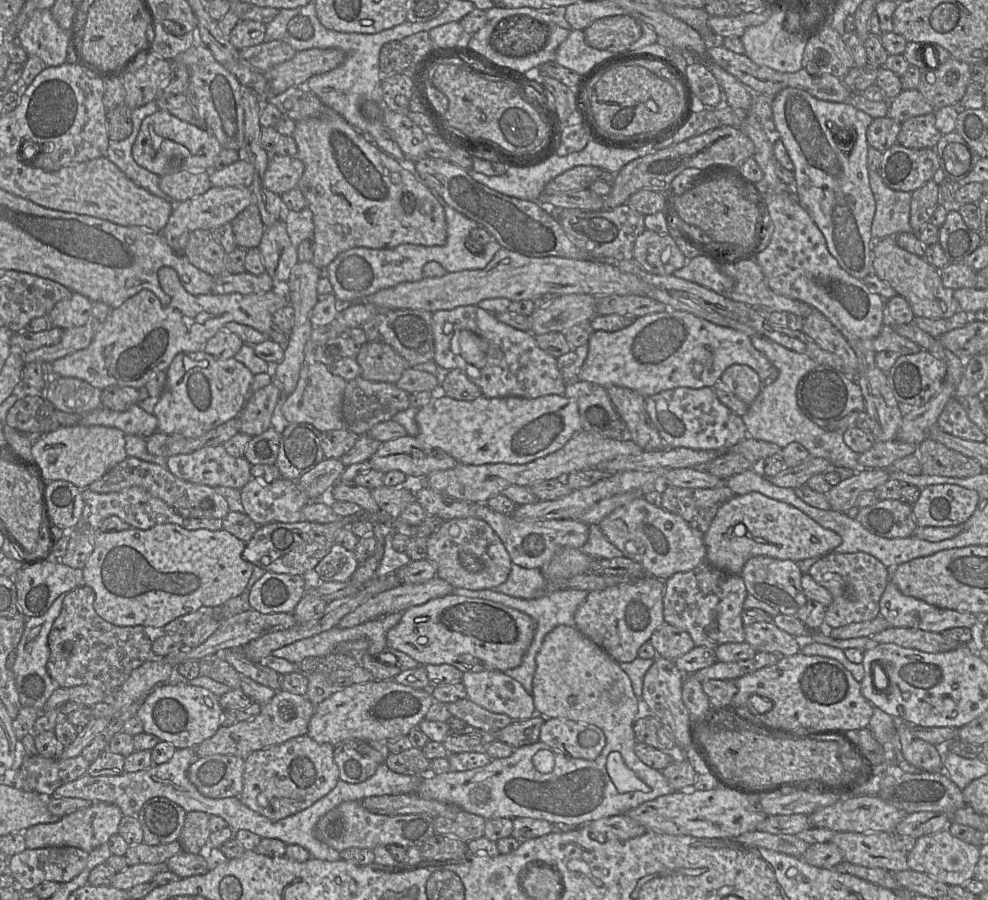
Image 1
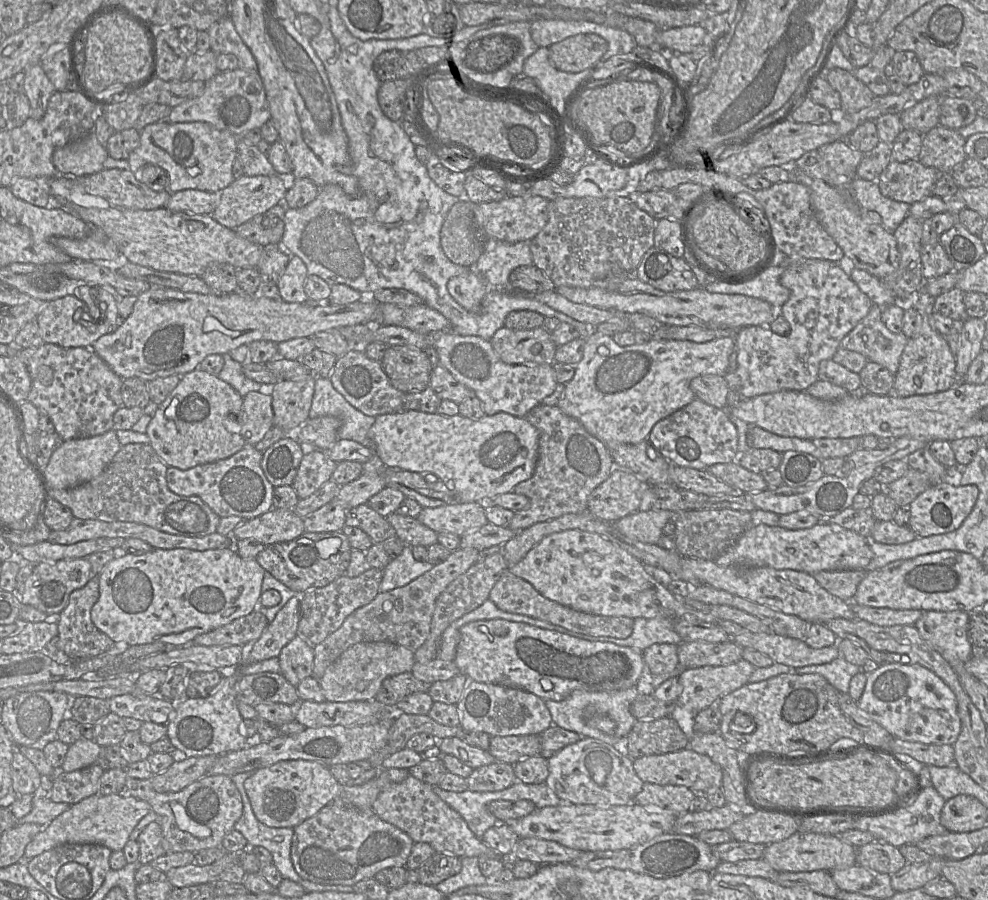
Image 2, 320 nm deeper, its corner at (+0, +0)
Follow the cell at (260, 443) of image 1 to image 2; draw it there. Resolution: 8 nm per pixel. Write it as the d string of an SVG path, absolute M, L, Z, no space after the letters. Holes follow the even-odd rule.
M285 436L263 452L261 467L274 487L292 485L303 456L300 443Z

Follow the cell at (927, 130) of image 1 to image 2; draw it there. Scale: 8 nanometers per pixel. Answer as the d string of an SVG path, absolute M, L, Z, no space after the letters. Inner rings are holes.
M937 125L923 134L917 159L941 173L951 173L967 157L964 151L965 141L957 130Z

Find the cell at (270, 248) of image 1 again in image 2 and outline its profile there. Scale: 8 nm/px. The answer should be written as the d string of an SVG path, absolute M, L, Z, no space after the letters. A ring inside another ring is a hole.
M291 255L277 283L282 300L289 303L305 303L308 297L304 291L304 284L308 275L304 262L298 256Z

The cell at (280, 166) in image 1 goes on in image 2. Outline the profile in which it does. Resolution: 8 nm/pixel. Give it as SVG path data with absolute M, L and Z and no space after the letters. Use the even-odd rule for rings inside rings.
M278 174L257 176L243 175L234 179L229 186L221 191L220 203L211 215L221 225L235 229L255 216L268 211L278 203L283 203L288 189L289 181Z

